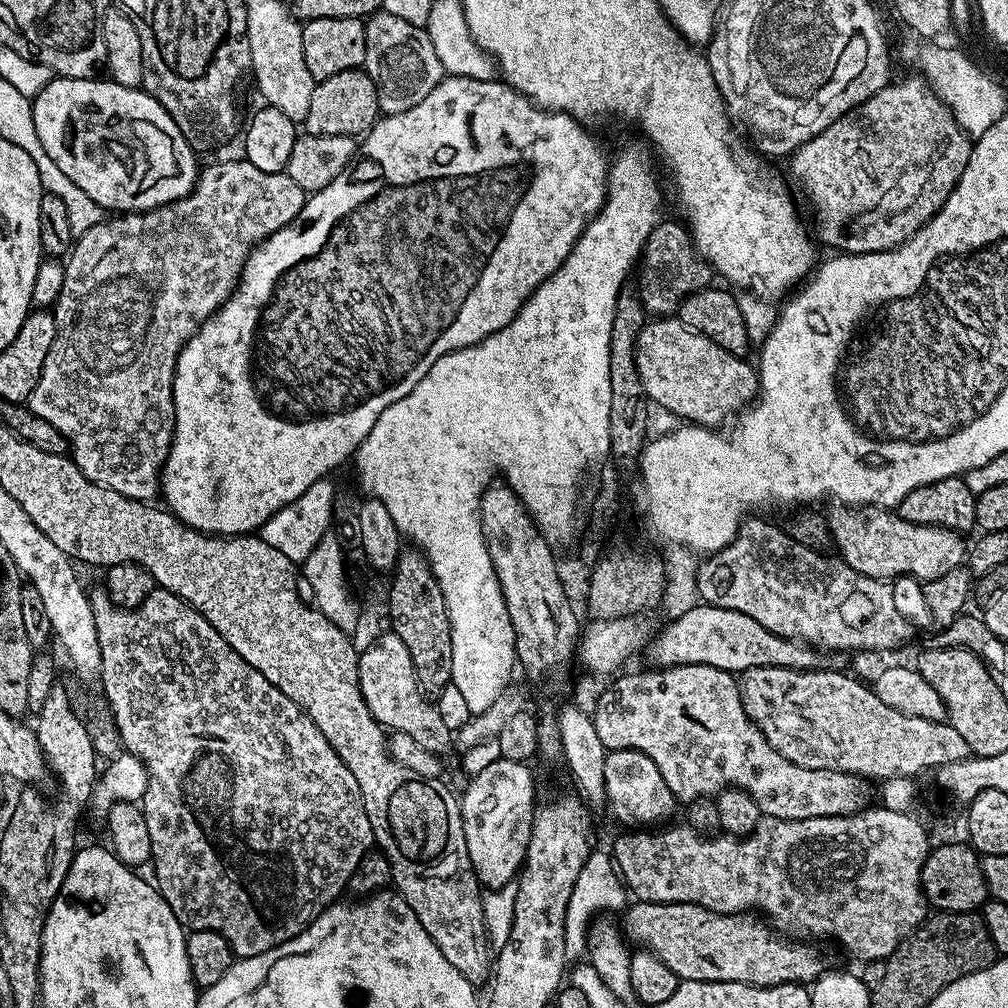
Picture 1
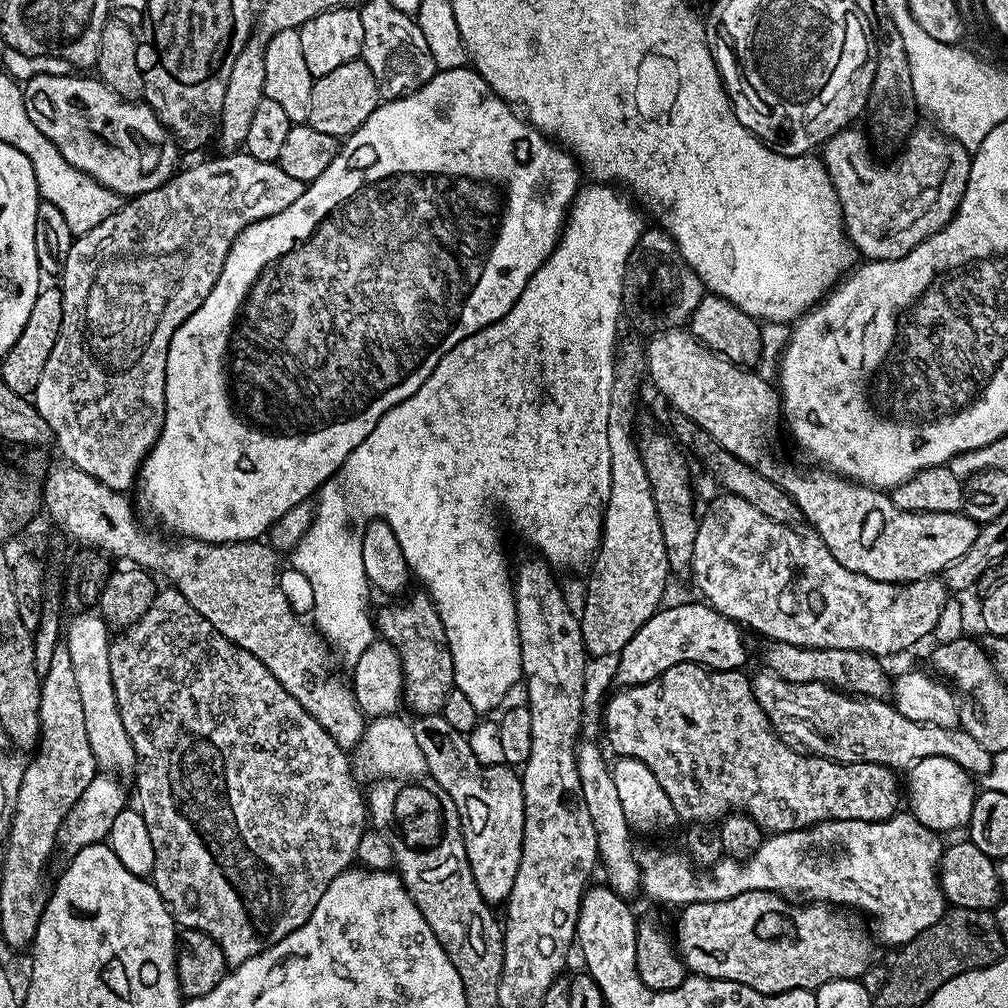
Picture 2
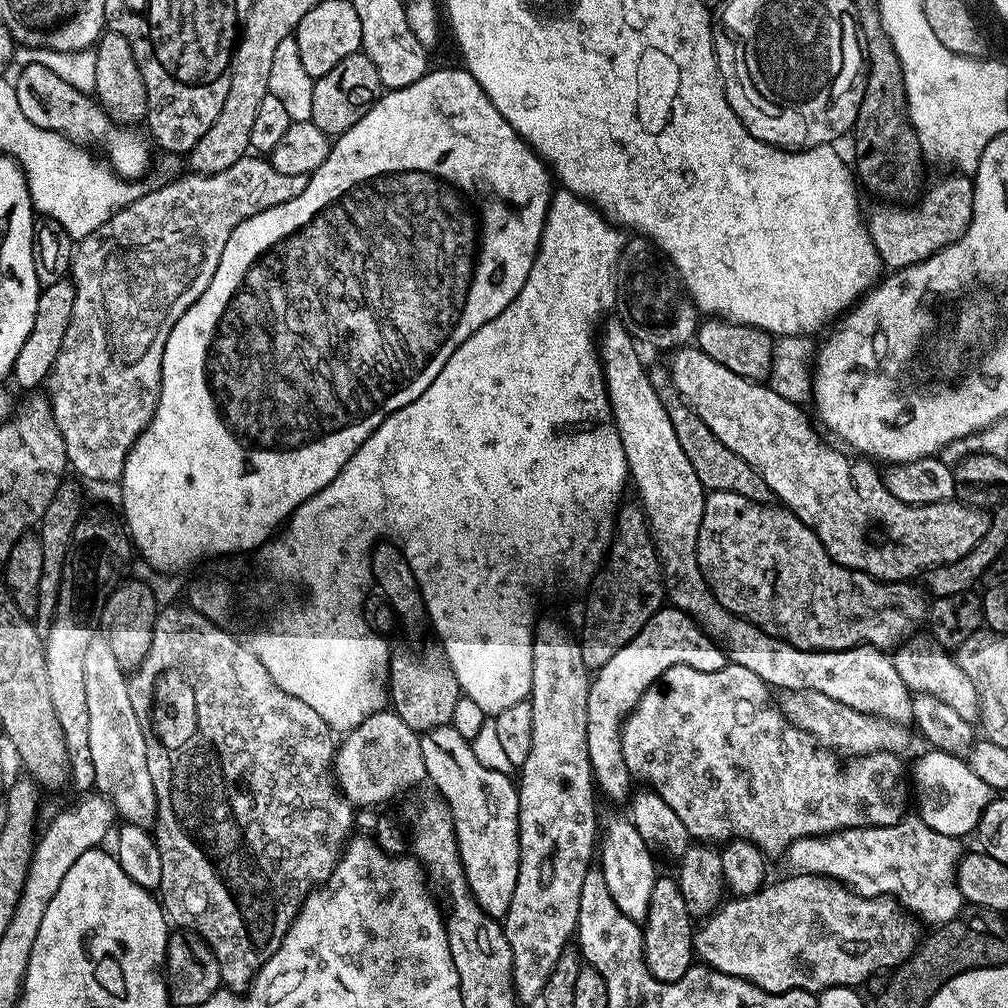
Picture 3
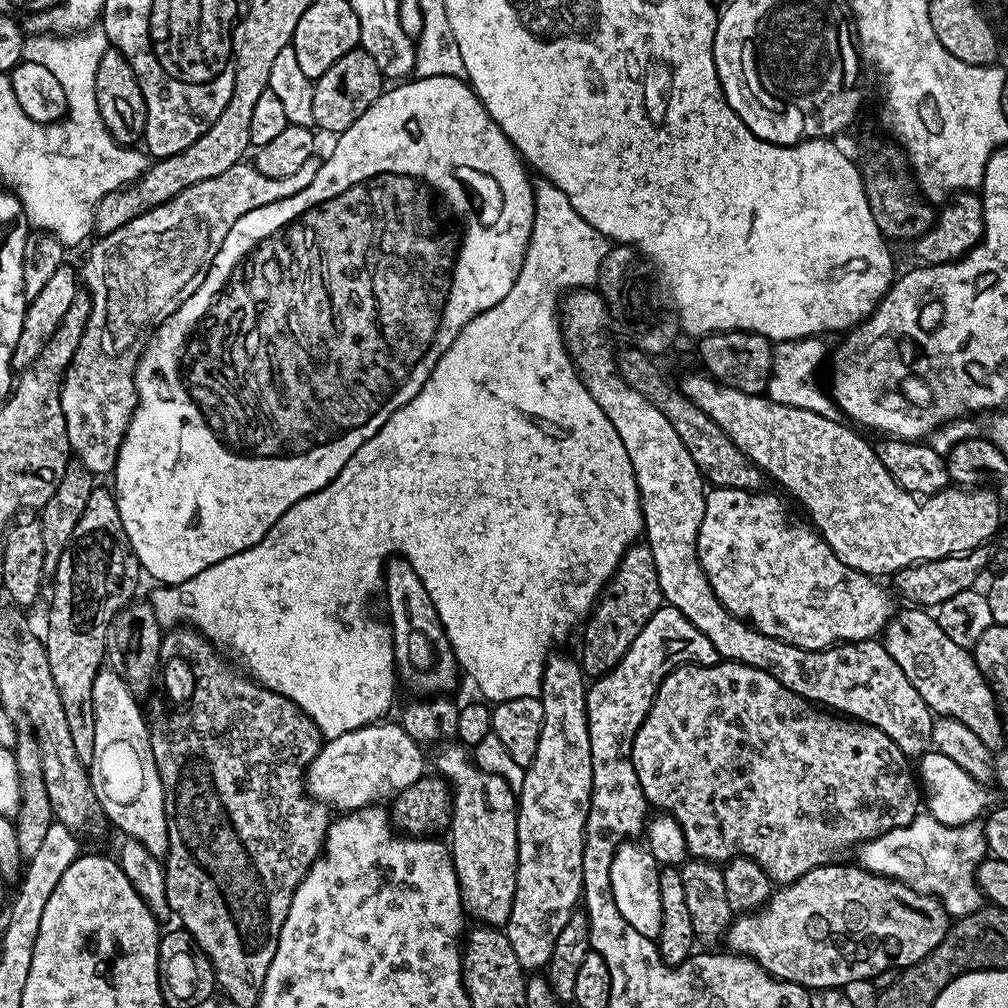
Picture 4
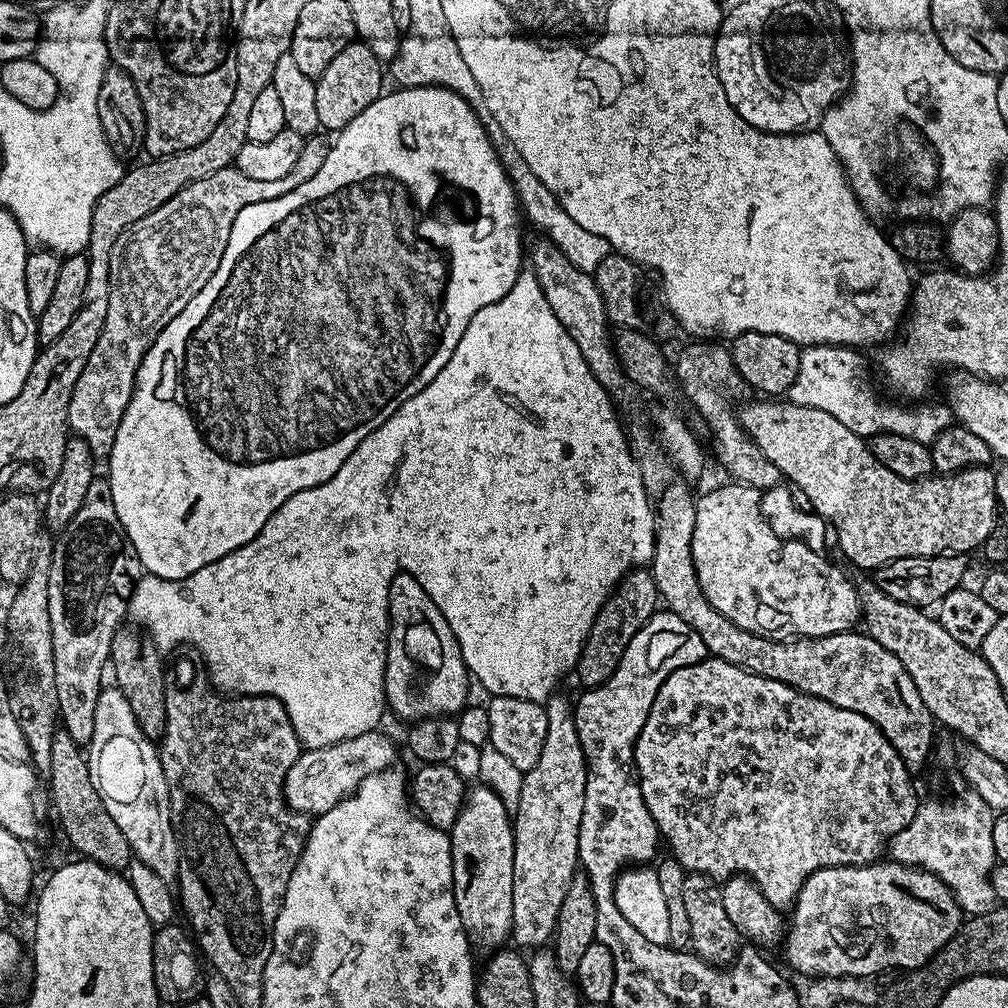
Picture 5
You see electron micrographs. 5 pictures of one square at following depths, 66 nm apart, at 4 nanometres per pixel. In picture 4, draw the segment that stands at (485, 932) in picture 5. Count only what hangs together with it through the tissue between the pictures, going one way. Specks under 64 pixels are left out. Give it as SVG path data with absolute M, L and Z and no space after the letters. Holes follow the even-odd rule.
M448 742L439 749L436 756L435 771L448 781L452 790L452 822L450 833L450 851L452 865L458 878L460 897L464 903L464 911L484 926L504 926L510 918L510 910L514 906L514 890L516 889L516 867L518 866L518 834L516 833L517 793L498 774L490 774L482 770L464 752L459 743Z

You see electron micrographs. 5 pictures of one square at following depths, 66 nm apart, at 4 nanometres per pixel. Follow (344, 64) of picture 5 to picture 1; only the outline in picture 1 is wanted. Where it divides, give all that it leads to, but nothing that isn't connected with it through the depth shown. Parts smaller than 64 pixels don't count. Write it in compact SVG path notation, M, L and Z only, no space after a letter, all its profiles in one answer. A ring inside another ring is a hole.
M351 68L317 83L314 95L310 97L310 111L306 113L302 128L310 136L360 138L370 131L380 115L378 90L374 82L367 72L360 68Z

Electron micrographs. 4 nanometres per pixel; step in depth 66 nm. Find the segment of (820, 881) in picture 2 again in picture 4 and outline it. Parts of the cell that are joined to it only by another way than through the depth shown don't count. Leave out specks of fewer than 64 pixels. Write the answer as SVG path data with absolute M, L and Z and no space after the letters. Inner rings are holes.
M918 814L909 824L859 845L859 867L876 876L901 880L914 890L936 897L949 917L959 918L977 912L982 906L976 884L976 867L986 859L988 843L979 823L943 825L932 815Z

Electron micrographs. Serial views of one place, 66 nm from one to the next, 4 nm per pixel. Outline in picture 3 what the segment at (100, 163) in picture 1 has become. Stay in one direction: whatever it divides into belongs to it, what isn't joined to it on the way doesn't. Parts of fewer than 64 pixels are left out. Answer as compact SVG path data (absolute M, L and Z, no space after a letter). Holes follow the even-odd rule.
M26 65L21 67L18 73L20 77L14 80L18 106L22 114L26 114L30 122L34 122L34 126L51 132L62 132L67 140L73 140L75 144L81 146L101 148L105 152L103 155L107 163L111 165L116 175L123 179L136 182L141 179L139 176L147 174L149 141L143 131L117 124L108 117L107 112L95 99L70 86L70 83L46 66Z

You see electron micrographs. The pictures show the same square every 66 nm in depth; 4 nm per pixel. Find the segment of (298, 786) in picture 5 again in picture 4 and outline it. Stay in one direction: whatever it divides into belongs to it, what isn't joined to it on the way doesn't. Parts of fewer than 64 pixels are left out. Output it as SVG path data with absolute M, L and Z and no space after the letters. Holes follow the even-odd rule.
M377 722L367 724L358 730L350 730L346 734L338 734L325 739L320 745L318 754L308 763L306 773L306 792L319 804L327 804L329 809L337 813L358 812L361 808L373 805L379 796L391 798L397 792L406 790L406 786L414 786L418 778L425 775L424 752L421 745L406 734L406 730L399 722Z

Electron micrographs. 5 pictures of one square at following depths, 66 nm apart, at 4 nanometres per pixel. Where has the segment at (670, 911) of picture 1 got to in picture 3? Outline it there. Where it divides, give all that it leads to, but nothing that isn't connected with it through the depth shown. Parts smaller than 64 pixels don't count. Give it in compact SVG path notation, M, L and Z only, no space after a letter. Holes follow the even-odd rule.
M788 874L785 880L780 880L777 884L772 882L765 883L764 887L759 888L754 894L749 896L737 896L728 898L719 905L710 916L707 917L695 929L692 937L692 946L695 955L699 957L708 967L718 970L722 974L737 976L743 980L748 980L754 986L758 986L764 992L789 992L790 990L806 990L807 992L821 993L827 988L834 986L860 986L876 972L888 972L897 968L902 962L911 958L916 950L916 945L922 939L921 925L895 899L886 896L859 896L851 888L828 879L826 876L806 876L803 874Z

